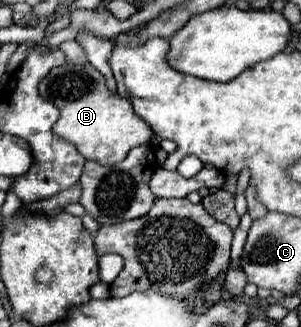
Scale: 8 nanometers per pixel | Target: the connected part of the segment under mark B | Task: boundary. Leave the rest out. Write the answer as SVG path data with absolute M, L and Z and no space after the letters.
M91 64L53 68L39 84L39 92L61 110L61 118L53 126L53 132L75 144L87 160L113 166L121 162L131 148L151 142L153 130L133 112L131 100L111 92L105 76L101 76Z

